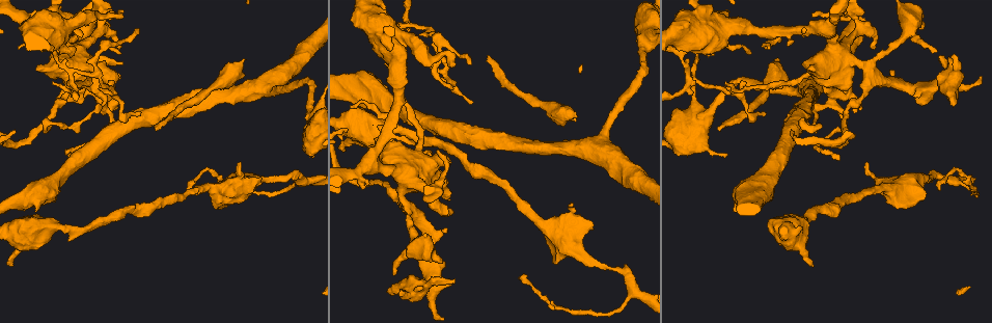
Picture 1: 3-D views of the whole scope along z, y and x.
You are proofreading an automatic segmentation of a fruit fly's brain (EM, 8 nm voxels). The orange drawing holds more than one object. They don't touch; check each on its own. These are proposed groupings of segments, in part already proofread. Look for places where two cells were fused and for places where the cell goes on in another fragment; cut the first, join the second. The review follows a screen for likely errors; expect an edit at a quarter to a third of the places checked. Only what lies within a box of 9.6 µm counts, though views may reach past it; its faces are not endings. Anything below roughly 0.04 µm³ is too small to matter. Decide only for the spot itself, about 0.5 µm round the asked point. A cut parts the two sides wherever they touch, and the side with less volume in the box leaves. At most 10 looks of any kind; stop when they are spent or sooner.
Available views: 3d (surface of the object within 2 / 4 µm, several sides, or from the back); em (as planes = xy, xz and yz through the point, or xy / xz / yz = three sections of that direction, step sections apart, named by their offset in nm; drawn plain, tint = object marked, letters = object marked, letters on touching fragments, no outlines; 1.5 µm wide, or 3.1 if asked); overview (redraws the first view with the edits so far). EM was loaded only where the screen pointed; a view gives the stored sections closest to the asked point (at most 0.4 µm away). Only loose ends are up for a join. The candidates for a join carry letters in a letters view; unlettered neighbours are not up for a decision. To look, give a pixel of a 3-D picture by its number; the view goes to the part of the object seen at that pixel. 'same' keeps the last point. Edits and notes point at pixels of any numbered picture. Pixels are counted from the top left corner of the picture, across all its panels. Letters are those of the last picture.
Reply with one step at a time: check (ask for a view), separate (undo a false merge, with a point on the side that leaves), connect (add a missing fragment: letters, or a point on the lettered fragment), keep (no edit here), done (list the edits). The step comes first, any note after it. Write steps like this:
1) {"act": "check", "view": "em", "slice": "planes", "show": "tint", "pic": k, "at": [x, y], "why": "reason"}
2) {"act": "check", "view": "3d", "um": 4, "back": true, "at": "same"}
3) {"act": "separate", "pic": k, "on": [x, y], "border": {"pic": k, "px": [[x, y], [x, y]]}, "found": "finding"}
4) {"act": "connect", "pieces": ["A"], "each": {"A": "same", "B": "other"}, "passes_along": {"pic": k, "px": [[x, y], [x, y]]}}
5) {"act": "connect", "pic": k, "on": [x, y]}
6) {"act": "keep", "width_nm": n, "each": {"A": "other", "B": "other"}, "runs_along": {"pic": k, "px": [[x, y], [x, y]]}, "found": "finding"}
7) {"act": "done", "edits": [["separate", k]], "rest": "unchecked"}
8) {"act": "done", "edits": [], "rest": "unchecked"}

{"act": "check", "view": "em", "slice": "planes", "show": "letters", "pic": 1, "at": [775, 61], "why": "branch stops here"}

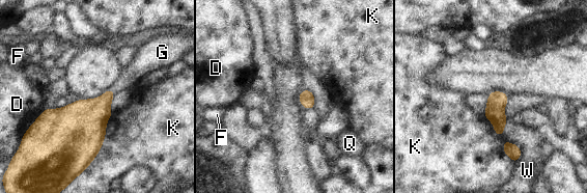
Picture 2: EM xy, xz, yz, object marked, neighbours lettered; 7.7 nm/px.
{"act": "connect", "pieces": ["G"], "each": {"D": "other", "F": "other", "G": "same", "K": "other", "Q": "other", "W": "other"}, "passes_along": {"pic": 2, "px": [[91, 115], [112, 90], [137, 70]]}, "found": "the cell continues"}

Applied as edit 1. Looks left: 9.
{"act": "check", "view": "em", "slice": "xz", "step": 8, "show": "letters", "pic": 1, "at": [429, 29]}

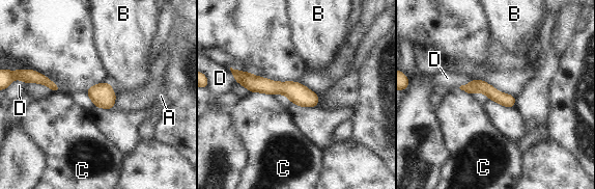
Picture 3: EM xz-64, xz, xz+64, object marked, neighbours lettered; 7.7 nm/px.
{"act": "keep", "width_nm": 100, "longest_contact_nm": ["C", 180], "each": {"A": "other", "B": "other", "C": "other", "D": "other"}, "found": "continuous, no second cell"}

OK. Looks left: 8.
{"act": "check", "view": "em", "slice": "planes", "show": "tint", "pic": 1, "at": [751, 52], "why": "an open end"}

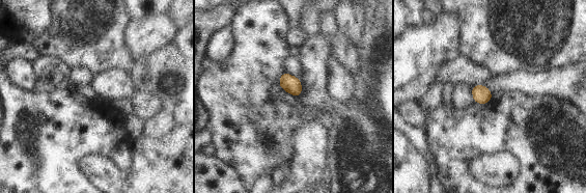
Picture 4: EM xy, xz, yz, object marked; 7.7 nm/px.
{"act": "check", "view": "em", "slice": "planes", "show": "letters", "at": "same", "why": "what lies round it"}

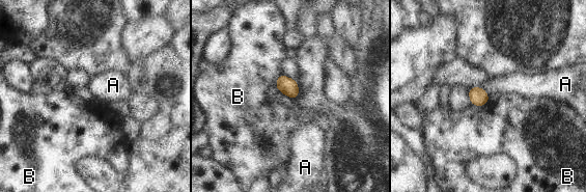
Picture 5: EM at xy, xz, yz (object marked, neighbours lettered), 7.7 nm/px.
{"act": "keep", "each": {"A": "other", "B": "other"}, "found": "none of them fits"}

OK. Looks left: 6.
{"act": "check", "view": "em", "slice": "planes", "show": "letters", "pic": 1, "at": [100, 29], "why": "branch point"}

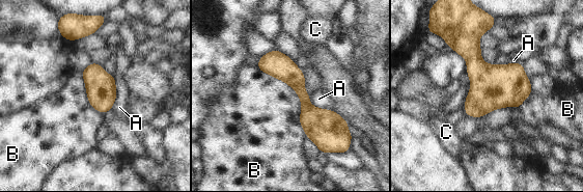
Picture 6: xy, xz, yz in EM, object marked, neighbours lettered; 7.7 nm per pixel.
{"act": "keep", "each": {"A": "other", "B": "other", "C": "other"}, "border": {"pic": 6, "px": [[256, 66], [295, 90], [306, 136]]}, "found": "one cell here"}

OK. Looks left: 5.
{"act": "done", "edits": [["connect", 2]], "rest": "unchecked"}

